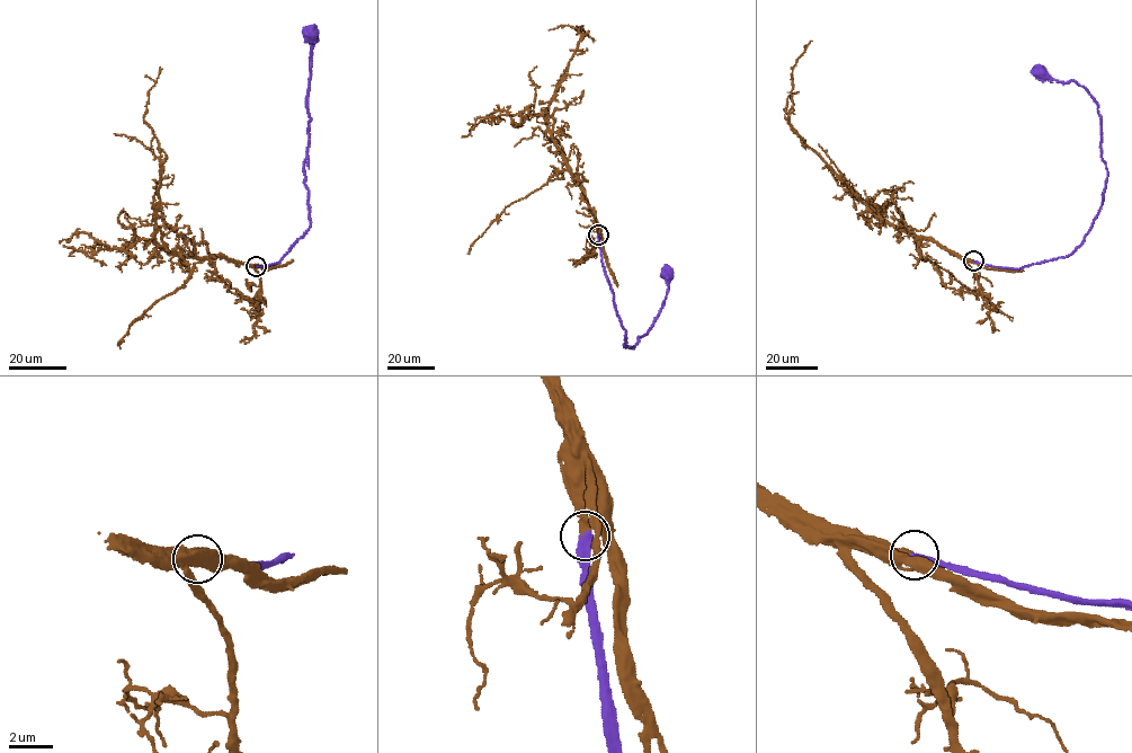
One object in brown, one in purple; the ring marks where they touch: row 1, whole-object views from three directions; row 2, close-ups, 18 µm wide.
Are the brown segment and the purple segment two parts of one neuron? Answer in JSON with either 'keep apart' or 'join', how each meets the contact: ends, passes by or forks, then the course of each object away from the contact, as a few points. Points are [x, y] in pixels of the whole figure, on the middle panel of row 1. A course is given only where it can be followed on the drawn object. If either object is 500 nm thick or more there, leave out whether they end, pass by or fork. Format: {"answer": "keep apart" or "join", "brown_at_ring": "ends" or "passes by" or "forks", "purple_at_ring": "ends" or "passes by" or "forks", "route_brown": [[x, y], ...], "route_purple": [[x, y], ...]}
{"answer": "join", "brown_at_ring": "ends", "purple_at_ring": "ends", "route_brown": [[598, 235], [584, 188], [546, 122], [547, 105], [584, 32], [577, 27], [594, 42]], "route_purple": [[598, 235], [602, 262], [626, 334], [624, 346], [634, 347], [639, 337], [651, 327], [668, 290], [667, 273]]}

